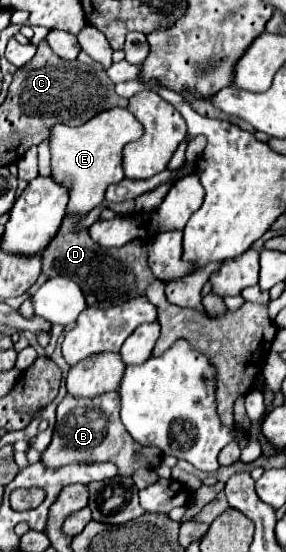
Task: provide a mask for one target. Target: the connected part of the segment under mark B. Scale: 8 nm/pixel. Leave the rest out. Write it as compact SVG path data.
M111 391L111 393L97 395L95 399L93 397L91 399L89 397L73 397L67 393L65 399L57 407L57 425L55 425L53 441L43 451L41 461L47 463L47 467L63 467L67 463L105 463L105 461L111 461L119 467L119 475L131 475L139 467L147 467L147 469L159 467L161 457L163 457L163 453L157 447L139 445L131 439L131 435L127 433L127 429L121 423L121 417L119 417L119 391Z

